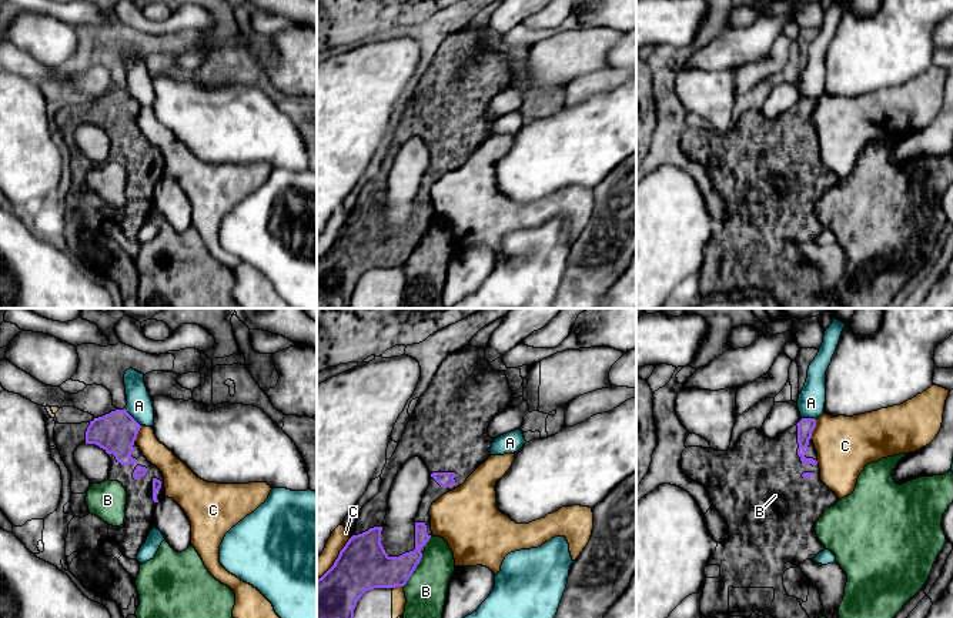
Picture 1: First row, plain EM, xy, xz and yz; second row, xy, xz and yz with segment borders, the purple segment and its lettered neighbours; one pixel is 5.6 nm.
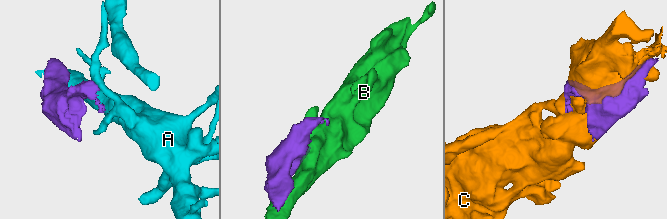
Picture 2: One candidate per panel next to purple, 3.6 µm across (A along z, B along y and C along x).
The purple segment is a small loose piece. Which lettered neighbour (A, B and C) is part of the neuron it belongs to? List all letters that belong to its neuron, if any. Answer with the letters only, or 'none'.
none

